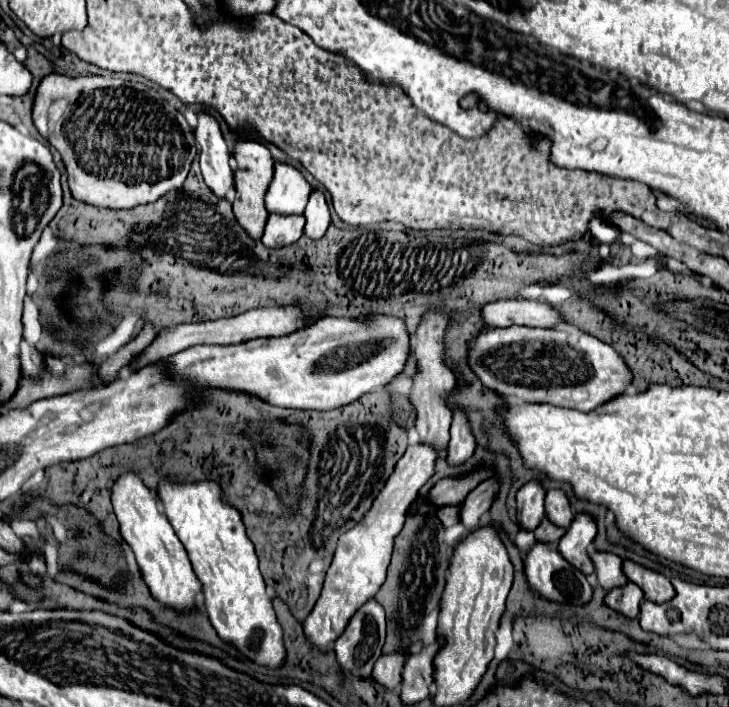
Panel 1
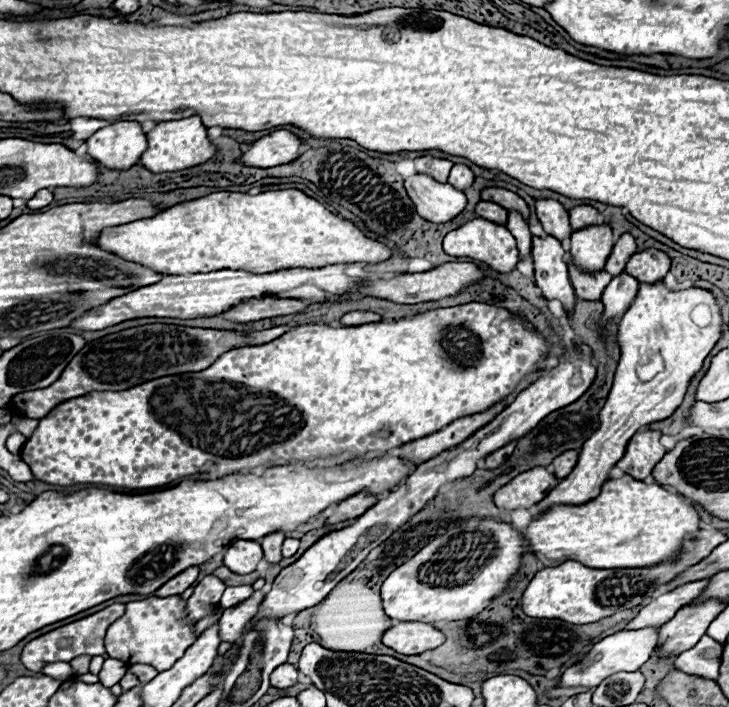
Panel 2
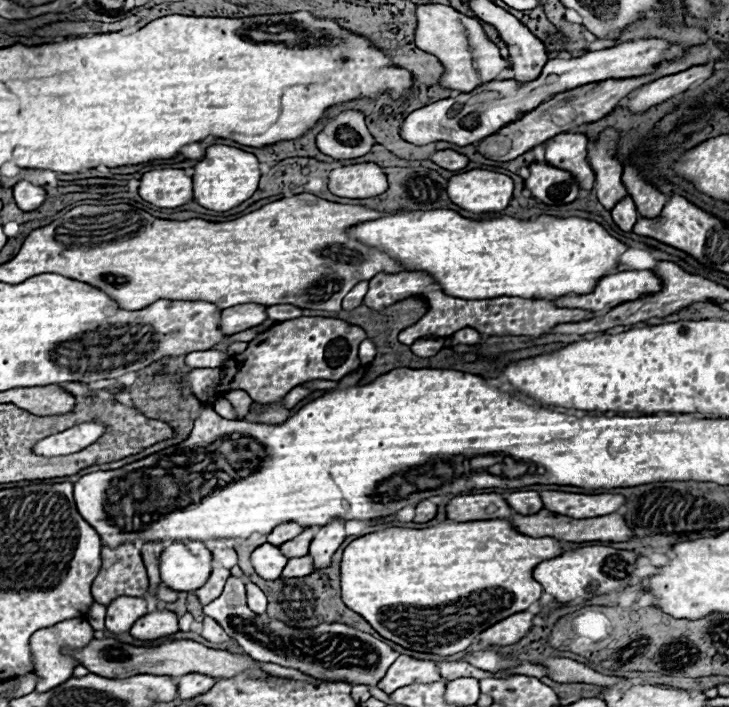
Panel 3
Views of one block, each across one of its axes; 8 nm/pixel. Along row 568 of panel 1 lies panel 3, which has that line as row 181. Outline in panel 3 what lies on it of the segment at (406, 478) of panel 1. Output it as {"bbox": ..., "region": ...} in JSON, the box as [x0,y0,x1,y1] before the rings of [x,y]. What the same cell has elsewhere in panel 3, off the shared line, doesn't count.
{"bbox":[328,164,386,198],"region":[[[352,164],[330,172],[328,188],[342,198],[372,198],[380,196],[386,188],[386,174],[378,164]]]}

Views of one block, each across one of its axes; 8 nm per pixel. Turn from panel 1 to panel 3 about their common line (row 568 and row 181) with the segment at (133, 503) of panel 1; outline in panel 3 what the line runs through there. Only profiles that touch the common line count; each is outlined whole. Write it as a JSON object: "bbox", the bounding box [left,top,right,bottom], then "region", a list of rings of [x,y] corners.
{"bbox":[140,168,192,208],"region":[[[180,168],[152,170],[140,180],[140,196],[158,208],[178,208],[192,202],[192,178]]]}

